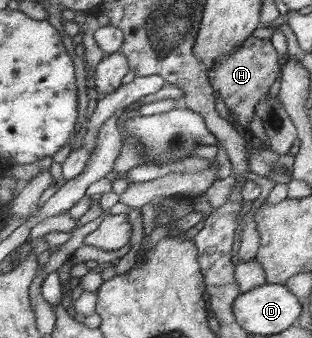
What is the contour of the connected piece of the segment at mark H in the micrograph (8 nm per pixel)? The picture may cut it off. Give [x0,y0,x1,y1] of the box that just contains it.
[209,36,282,128]

